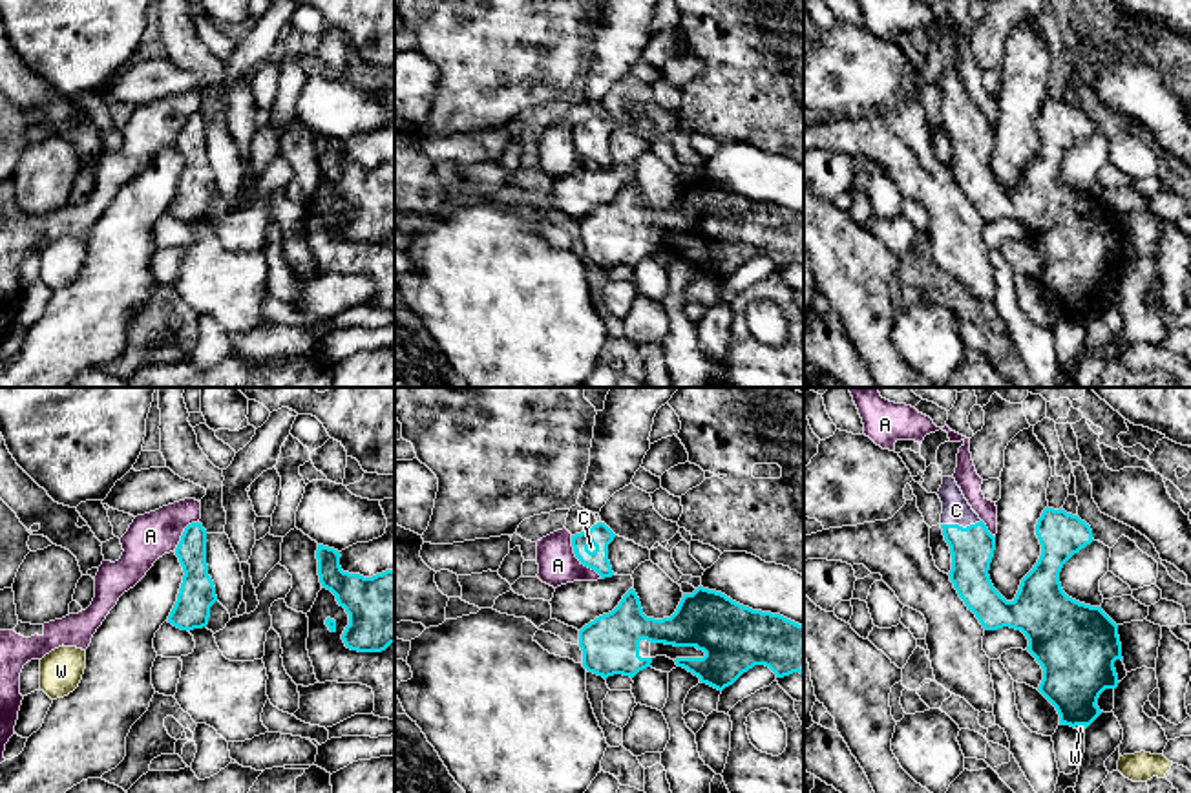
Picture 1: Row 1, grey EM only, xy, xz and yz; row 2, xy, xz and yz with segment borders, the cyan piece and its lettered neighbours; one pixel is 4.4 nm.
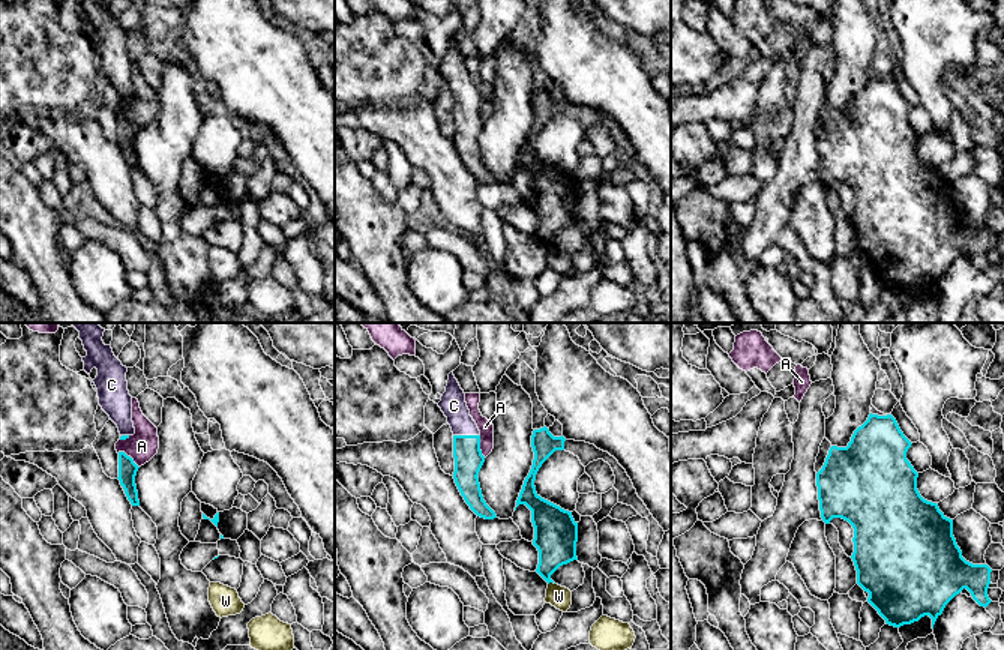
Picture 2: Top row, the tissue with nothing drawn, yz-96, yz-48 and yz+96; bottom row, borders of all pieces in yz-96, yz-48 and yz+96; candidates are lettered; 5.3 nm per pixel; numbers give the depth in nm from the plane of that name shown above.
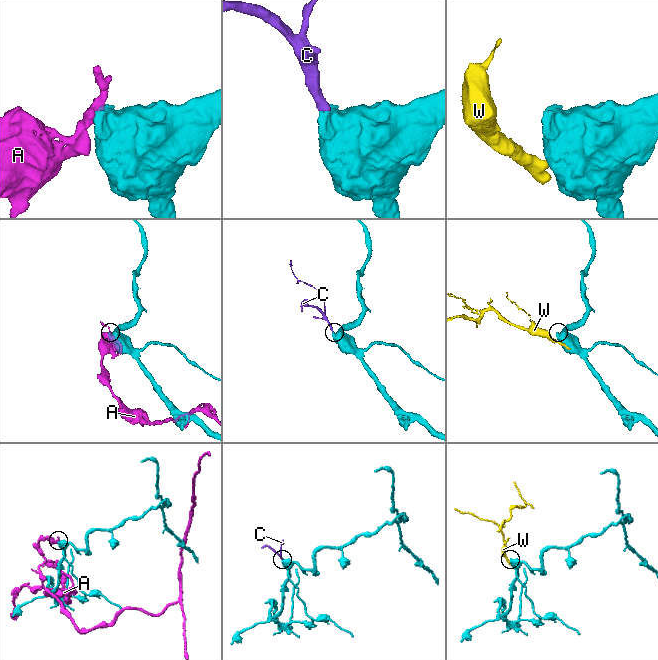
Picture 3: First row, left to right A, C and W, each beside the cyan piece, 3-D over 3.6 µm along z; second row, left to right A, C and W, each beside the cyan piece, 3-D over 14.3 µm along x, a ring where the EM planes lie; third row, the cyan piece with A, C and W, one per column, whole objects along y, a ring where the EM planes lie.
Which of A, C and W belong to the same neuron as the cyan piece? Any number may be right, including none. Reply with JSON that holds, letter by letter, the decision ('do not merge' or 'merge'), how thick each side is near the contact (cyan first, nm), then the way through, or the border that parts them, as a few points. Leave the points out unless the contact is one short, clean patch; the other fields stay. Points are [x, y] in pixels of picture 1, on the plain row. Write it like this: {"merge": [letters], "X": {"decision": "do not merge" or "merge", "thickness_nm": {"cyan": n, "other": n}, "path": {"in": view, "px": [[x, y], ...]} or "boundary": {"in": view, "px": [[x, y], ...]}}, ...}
{"merge": ["C"], "A": {"decision": "do not merge", "thickness_nm": {"cyan": 100, "other": 180}, "boundary": {"in": "xz", "px": [[570, 126], [574, 145], [601, 169]]}}, "C": {"decision": "merge", "thickness_nm": {"cyan": 190, "other": 130}}, "W": {"decision": "do not merge", "thickness_nm": {"cyan": 300, "other": 30}, "boundary": {"in": "yz", "px": [[1085, 317], [1075, 318]]}}}

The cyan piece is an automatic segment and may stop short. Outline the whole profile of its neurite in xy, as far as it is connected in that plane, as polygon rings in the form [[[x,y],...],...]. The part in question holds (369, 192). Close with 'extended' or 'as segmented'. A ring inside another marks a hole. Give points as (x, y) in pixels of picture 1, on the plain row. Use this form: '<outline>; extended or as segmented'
[[[318,135],[318,166],[349,205],[342,230],[358,243],[382,243],[395,234],[395,161],[373,168],[343,163],[340,143]]]; as segmented

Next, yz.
[[[954,66],[943,68],[937,86],[943,93],[941,119],[952,144],[952,161],[948,166],[959,188],[975,205],[985,221],[1010,217],[1027,227],[1027,241],[1043,259],[1038,281],[1056,298],[1059,316],[1083,316],[1087,320],[1103,303],[1096,296],[1100,285],[1105,280],[1116,280],[1120,274],[1114,252],[1123,252],[1118,216],[1101,197],[1091,197],[1069,188],[1059,174],[1063,155],[1094,132],[1091,117],[1078,106],[1047,97],[1036,115],[1041,146],[1021,170],[1016,188],[1007,192],[994,179],[988,166],[996,128],[972,100]]]; extended

